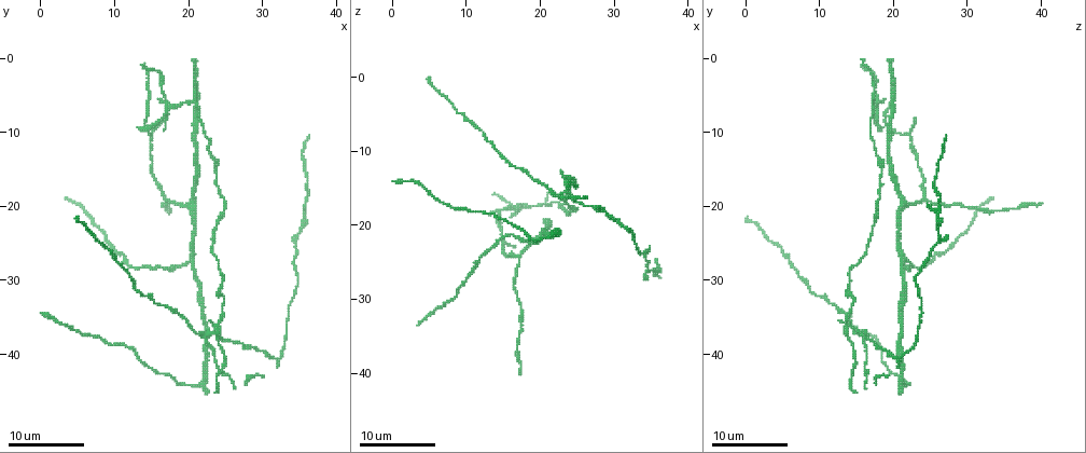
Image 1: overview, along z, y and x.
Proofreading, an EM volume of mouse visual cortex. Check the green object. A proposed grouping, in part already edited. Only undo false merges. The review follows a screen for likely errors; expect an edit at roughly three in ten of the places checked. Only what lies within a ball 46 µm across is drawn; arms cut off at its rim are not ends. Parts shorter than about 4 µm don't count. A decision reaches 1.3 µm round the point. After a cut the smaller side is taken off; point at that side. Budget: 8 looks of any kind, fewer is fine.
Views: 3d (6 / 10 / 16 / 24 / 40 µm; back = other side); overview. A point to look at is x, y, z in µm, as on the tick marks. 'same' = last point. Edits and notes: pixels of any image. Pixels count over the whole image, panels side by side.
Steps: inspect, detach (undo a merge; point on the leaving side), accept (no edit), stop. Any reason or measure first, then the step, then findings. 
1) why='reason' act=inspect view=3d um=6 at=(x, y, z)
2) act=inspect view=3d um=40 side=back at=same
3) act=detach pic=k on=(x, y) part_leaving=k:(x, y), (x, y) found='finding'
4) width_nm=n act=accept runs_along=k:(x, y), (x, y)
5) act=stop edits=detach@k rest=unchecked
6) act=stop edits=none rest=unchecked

why='looks like a crossing' act=inspect view=3d um=10 at=(24.0, 36.5, 13.5)

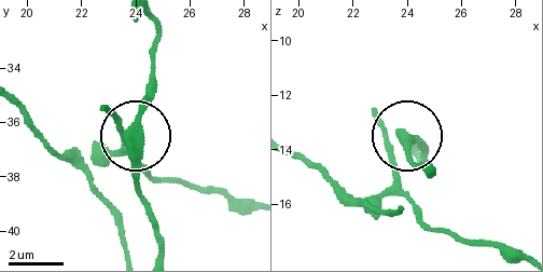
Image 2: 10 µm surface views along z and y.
arms=4 act=accept runs_along=2:(155, 24), (151, 86), (137, 114), (137, 195) found='all the same cell'

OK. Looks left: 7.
act=inspect view=3d um=10 at=(19.5, 20.0, 22.0)

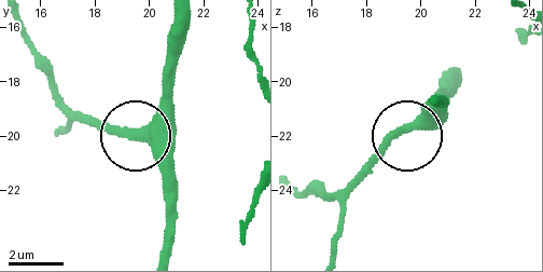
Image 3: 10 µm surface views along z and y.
act=accept runs_along=3:(18, 19), (35, 62), (79, 112), (134, 134), (166, 92) found='one cell here'

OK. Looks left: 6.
why='thin arm on a thick one' act=inspect view=3d um=10 at=(20.0, 27.5, 21.5)

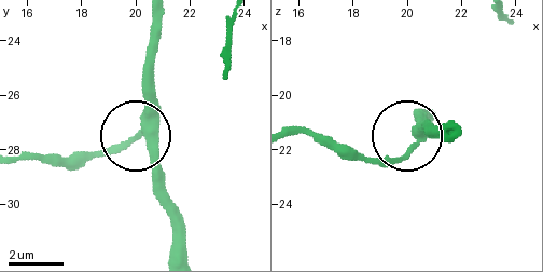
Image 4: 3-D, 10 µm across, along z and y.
why='closer look' act=inspect view=3d um=6 at=same

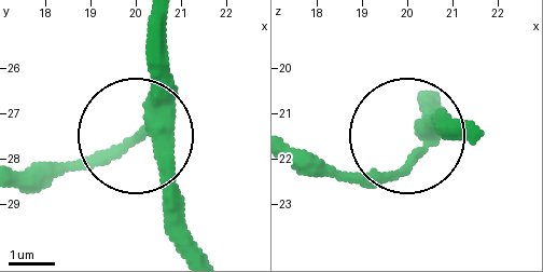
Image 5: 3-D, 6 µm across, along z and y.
act=accept runs_along=5:(168, 21), (168, 102), (157, 125), (68, 167) found='one cell here'

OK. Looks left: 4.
why='calibre changes' act=inspect view=3d um=10 at=(17.5, 20.5, 34.0)

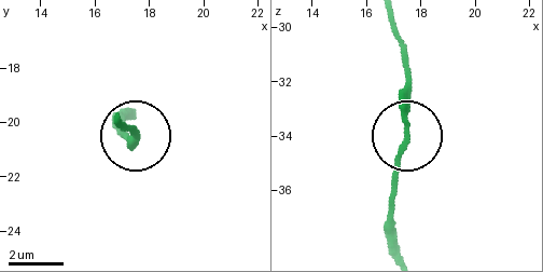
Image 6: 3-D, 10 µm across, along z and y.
act=accept runs_along=6:(390, 18), (404, 60), (404, 144), (390, 218) found='continuous, no second cell'

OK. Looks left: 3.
act=stop edits=none rest=unchecked

